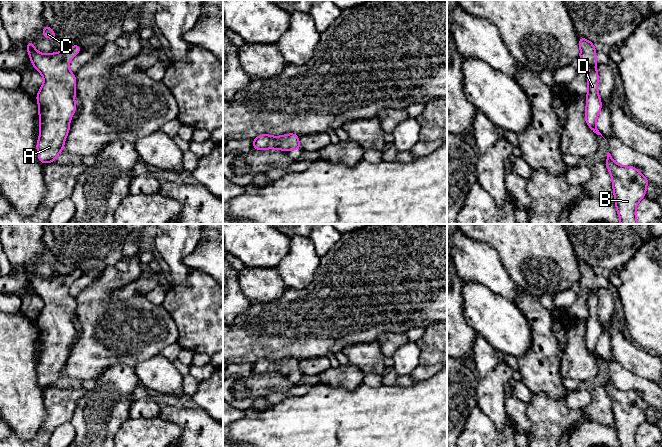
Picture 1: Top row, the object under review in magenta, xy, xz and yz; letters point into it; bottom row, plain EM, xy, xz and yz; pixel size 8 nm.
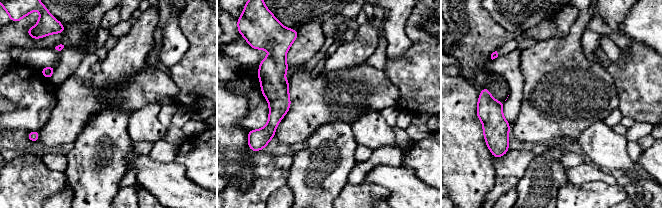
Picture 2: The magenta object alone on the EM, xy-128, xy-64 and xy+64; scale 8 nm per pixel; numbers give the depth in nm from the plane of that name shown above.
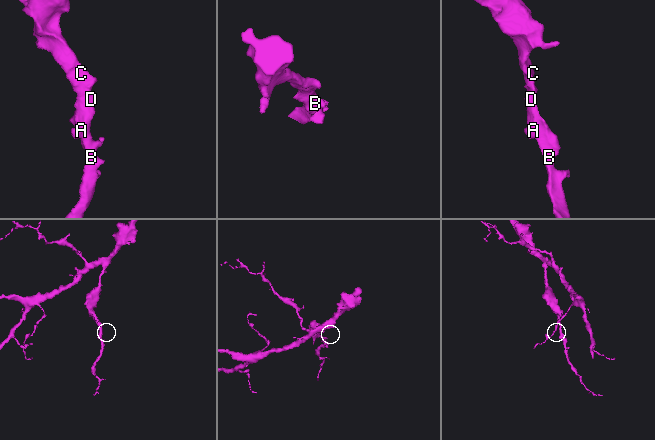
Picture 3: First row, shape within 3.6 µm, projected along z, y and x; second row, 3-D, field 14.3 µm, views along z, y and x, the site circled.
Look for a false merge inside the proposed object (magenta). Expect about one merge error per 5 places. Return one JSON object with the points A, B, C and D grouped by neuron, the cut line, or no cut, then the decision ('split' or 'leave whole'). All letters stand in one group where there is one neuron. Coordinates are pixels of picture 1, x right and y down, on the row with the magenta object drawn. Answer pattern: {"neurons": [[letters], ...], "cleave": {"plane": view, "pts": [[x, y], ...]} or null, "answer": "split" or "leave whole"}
{"neurons": [["A", "B", "C", "D"]], "cleave": null, "answer": "leave whole"}

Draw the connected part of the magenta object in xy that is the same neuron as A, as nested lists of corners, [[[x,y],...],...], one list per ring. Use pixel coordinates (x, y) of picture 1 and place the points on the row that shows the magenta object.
[[[33,42],[26,43],[30,61],[40,72],[44,83],[35,96],[39,105],[40,135],[36,144],[42,164],[55,162],[64,148],[70,120],[76,111],[76,74],[69,70],[72,58],[81,52],[78,44],[66,51],[39,53]]]

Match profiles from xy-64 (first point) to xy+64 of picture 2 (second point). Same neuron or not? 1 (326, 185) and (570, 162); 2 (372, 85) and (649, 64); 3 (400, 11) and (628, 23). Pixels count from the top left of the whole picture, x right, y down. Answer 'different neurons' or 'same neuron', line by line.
1: different neurons
2: different neurons
3: different neurons

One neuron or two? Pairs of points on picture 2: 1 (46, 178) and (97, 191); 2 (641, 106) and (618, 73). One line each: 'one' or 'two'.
1: two
2: one

